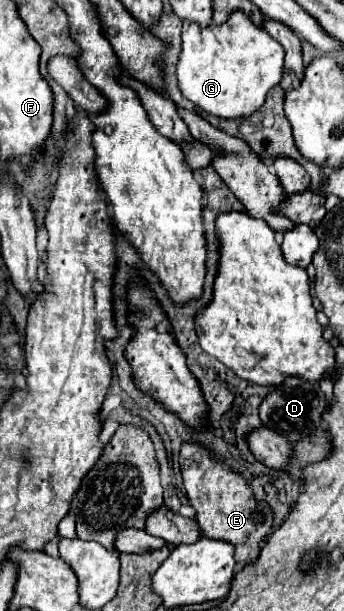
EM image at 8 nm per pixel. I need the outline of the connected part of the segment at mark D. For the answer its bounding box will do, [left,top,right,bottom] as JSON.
[260,376,328,444]

